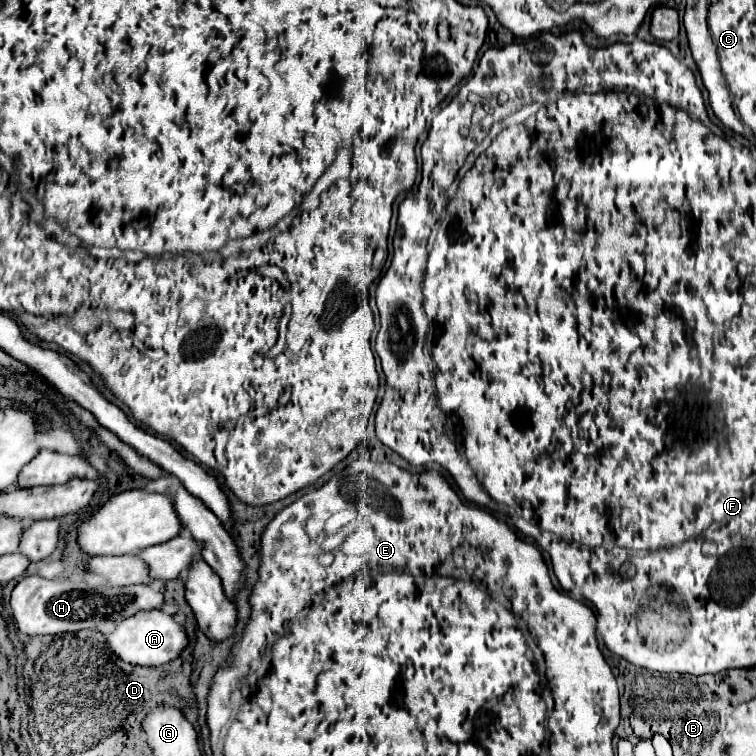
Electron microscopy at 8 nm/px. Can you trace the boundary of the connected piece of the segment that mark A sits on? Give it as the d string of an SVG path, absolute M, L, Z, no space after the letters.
M140 611L140 615L132 615L118 623L116 631L106 635L112 651L126 663L144 665L144 667L160 667L180 657L180 653L188 647L188 635L184 625L176 623L172 615L162 611Z

